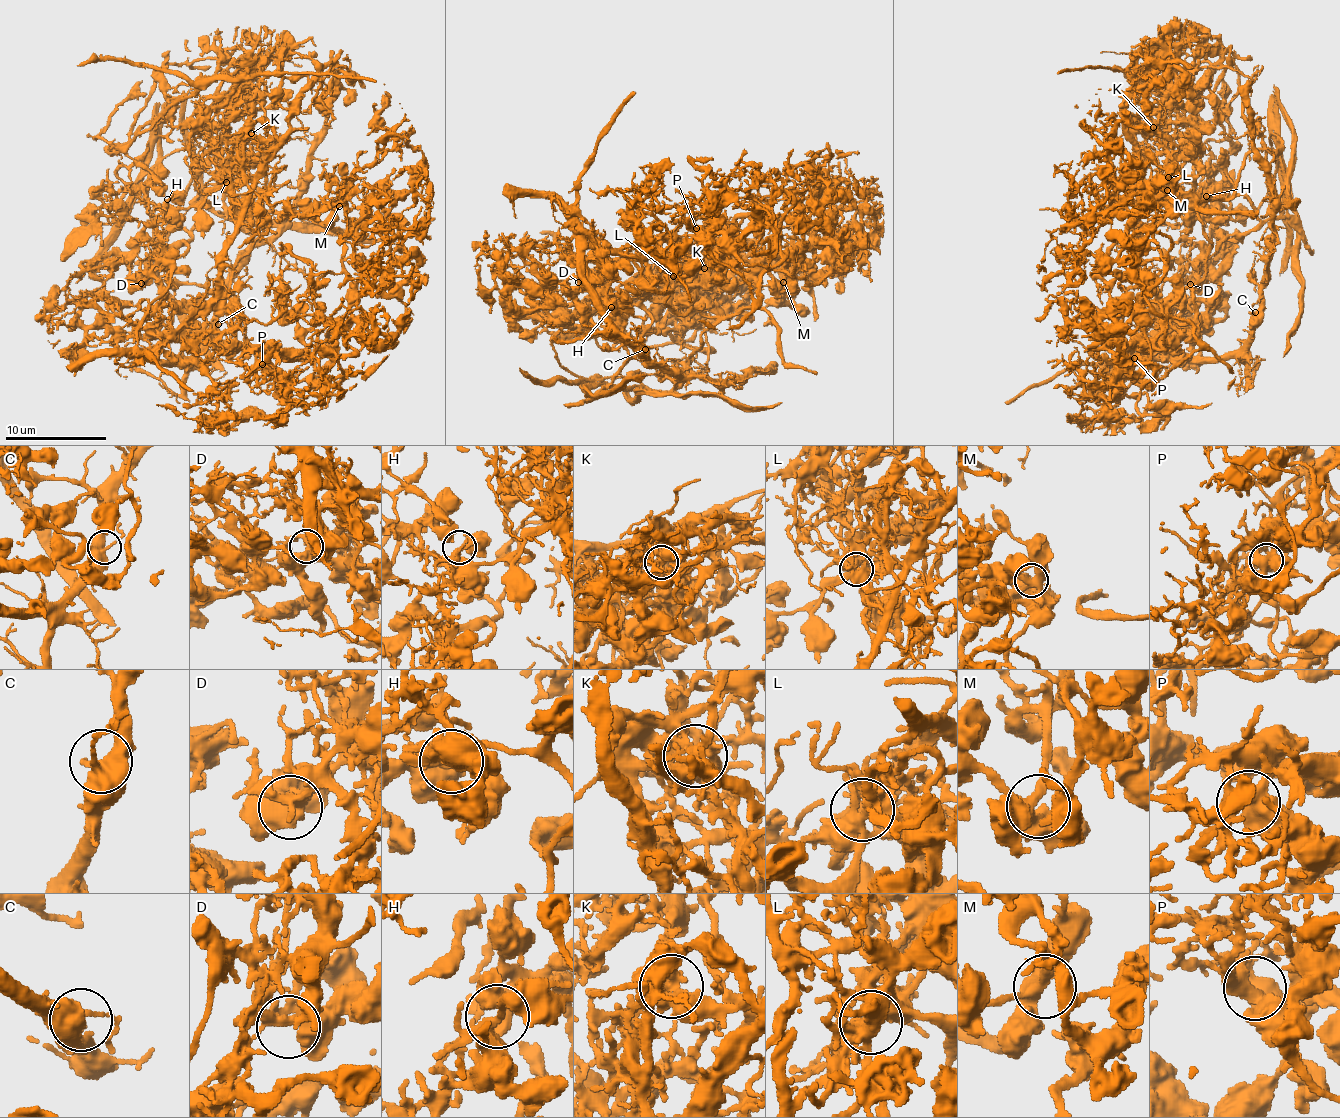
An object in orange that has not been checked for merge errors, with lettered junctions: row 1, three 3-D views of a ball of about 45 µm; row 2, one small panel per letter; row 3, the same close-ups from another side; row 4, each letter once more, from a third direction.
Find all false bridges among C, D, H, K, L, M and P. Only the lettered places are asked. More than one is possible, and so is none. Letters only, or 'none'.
K, L

